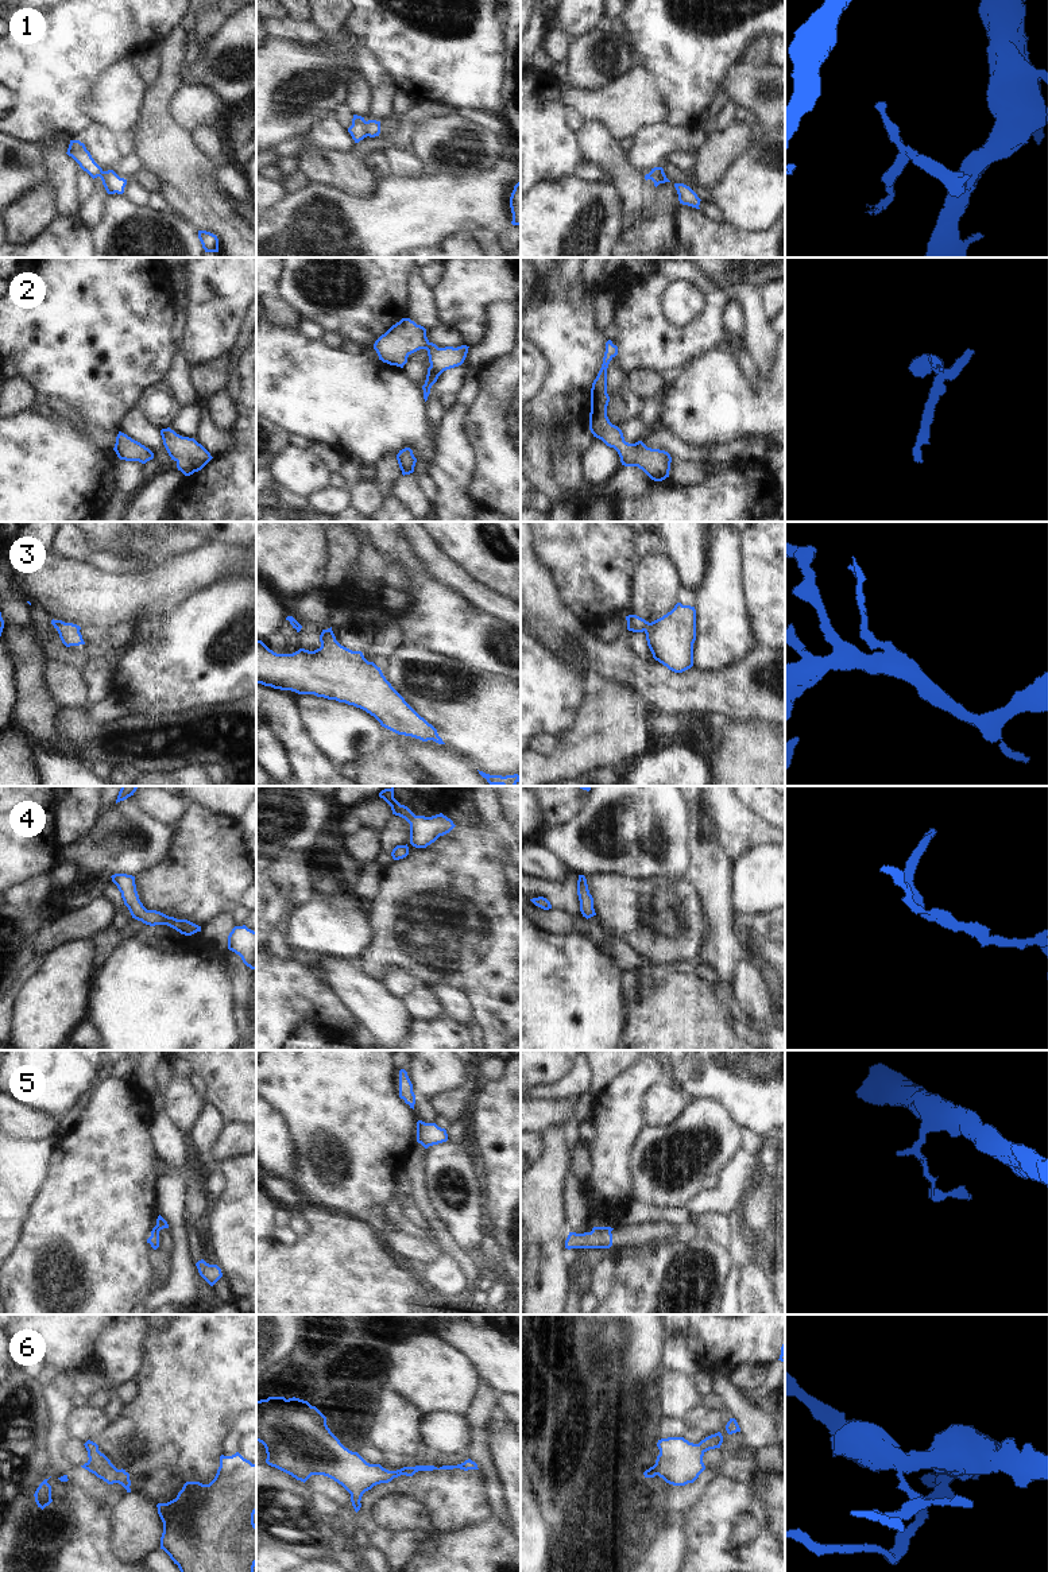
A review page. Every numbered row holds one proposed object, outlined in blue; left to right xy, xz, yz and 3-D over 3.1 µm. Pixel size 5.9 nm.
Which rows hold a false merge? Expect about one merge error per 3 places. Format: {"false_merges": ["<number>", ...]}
{"false_merges": ["1", "5"]}

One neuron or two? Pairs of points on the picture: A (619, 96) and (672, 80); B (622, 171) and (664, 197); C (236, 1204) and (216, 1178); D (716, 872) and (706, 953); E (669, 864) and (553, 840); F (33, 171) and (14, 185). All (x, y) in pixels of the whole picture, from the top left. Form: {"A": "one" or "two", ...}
{"A": "two", "B": "two", "C": "two", "D": "one", "E": "one", "F": "one"}

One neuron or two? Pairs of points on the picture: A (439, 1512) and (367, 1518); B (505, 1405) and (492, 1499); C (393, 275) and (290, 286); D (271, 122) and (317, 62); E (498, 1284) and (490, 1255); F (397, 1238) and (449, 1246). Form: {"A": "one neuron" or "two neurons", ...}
{"A": "one neuron", "B": "two neurons", "C": "one neuron", "D": "one neuron", "E": "one neuron", "F": "two neurons"}

